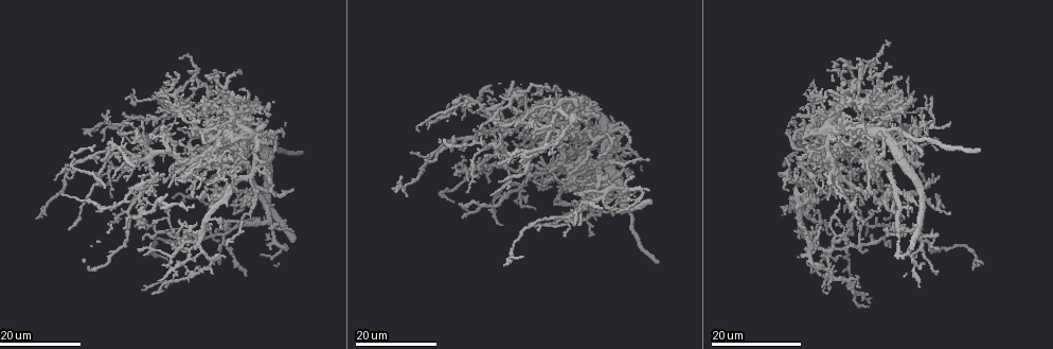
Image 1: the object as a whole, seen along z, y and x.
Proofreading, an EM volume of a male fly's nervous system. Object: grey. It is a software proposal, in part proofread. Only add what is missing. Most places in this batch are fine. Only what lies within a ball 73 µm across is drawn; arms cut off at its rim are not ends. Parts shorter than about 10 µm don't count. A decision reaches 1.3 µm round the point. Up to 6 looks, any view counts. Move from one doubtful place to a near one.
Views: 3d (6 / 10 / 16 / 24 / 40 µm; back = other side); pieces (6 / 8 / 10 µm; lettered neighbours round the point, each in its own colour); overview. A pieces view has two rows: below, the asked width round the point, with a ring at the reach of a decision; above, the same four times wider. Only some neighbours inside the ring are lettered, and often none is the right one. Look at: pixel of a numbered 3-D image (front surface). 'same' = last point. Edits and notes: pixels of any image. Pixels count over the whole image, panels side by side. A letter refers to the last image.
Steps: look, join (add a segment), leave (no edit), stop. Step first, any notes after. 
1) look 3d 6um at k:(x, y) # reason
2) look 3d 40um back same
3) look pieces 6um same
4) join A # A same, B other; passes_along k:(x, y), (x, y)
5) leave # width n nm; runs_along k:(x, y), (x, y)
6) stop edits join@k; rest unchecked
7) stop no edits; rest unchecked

look 3d 16um at 1:(500, 226) # free end

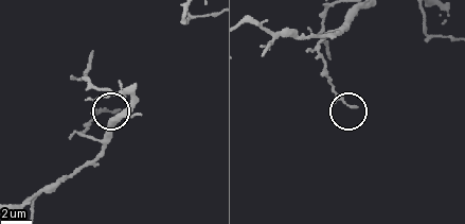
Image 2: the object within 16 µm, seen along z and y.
look pieces 10um at 2:(352, 107) # see the neighbours

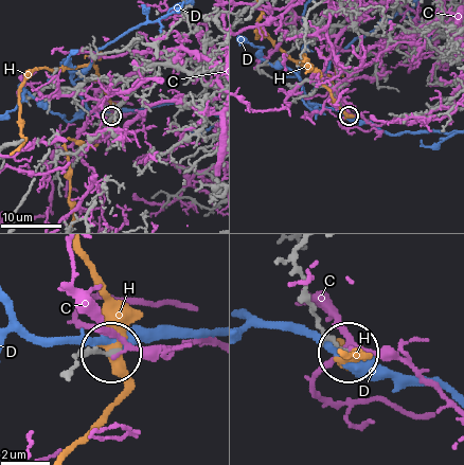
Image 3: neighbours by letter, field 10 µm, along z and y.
leave # width 170 nm; C other, D other, H other; no lettered segment goes on from it

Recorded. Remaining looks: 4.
look 3d 24um at 1:(475, 131) # free end

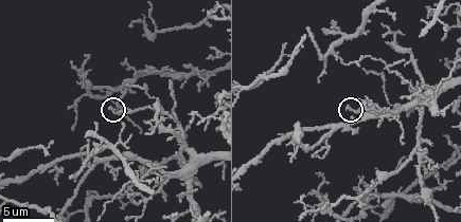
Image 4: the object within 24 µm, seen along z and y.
look 3d 10um at 4:(110, 108)

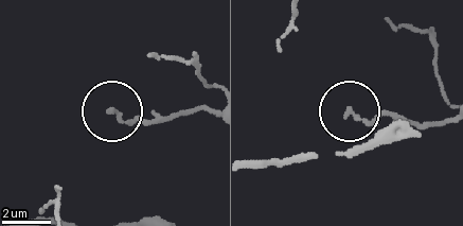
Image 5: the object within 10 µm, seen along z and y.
look pieces 6um at 5:(349, 110)

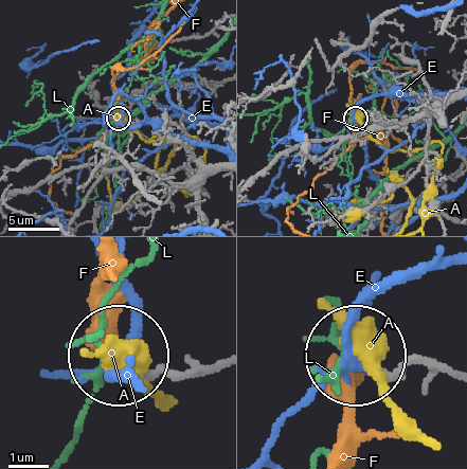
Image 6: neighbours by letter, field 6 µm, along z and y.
leave # A other, E other, F other, L other; runs_along 6:(452, 372), (412, 361), (381, 372), (355, 355); no lettered segment goes on from it

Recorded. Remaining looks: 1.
stop no edits; rest unchecked

